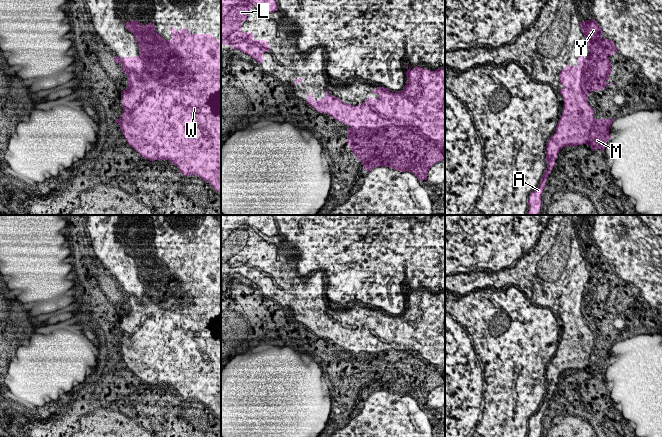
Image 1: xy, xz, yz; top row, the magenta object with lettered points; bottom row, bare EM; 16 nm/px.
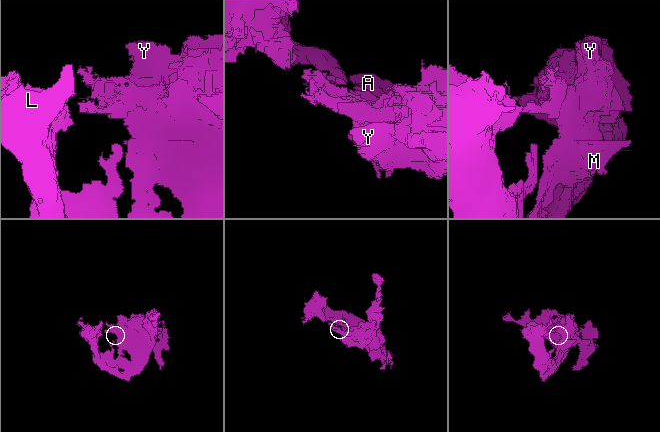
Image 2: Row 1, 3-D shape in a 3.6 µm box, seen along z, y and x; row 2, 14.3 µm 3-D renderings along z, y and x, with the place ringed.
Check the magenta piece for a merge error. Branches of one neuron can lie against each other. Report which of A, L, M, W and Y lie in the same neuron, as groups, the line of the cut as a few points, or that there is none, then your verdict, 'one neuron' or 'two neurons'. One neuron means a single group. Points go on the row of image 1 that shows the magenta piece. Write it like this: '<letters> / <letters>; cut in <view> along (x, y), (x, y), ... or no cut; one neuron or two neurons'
A L M W Y; no cut; one neuron

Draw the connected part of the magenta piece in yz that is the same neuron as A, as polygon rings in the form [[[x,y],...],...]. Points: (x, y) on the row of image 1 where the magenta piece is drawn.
[[[594,19],[580,22],[580,28],[589,54],[579,56],[577,66],[566,65],[559,72],[559,82],[563,85],[559,92],[564,99],[564,108],[556,132],[546,145],[547,168],[539,186],[529,195],[528,215],[537,215],[541,209],[541,194],[560,149],[586,144],[592,151],[600,149],[604,152],[607,140],[611,138],[609,127],[615,119],[595,119],[587,96],[591,91],[606,87],[608,76],[612,74],[608,57],[618,51],[612,40],[602,37],[601,26]]]

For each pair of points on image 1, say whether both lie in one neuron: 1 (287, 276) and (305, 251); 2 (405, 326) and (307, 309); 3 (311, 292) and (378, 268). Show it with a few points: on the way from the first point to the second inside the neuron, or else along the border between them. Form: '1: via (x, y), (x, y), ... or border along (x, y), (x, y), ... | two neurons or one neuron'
1: border along (295, 267), (298, 272) | two neurons
2: via (381, 340), (352, 340), (339, 335), (331, 329) | one neuron
3: border along (326, 285), (323, 293) | two neurons

